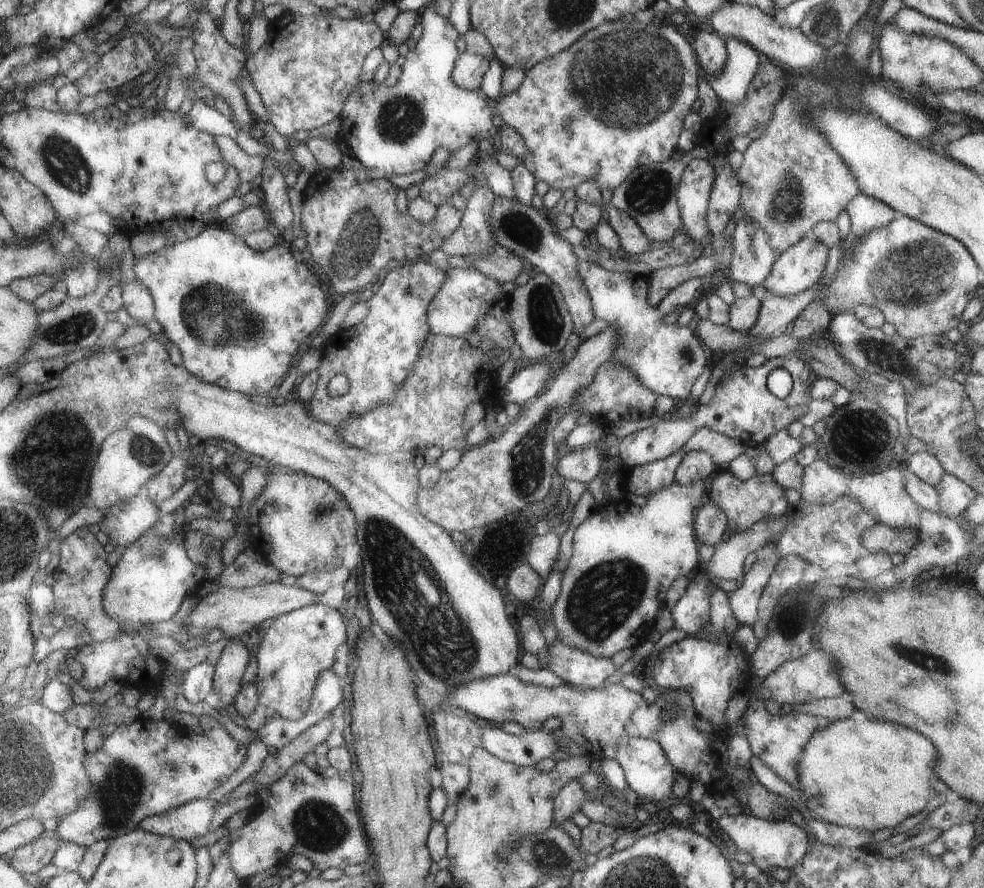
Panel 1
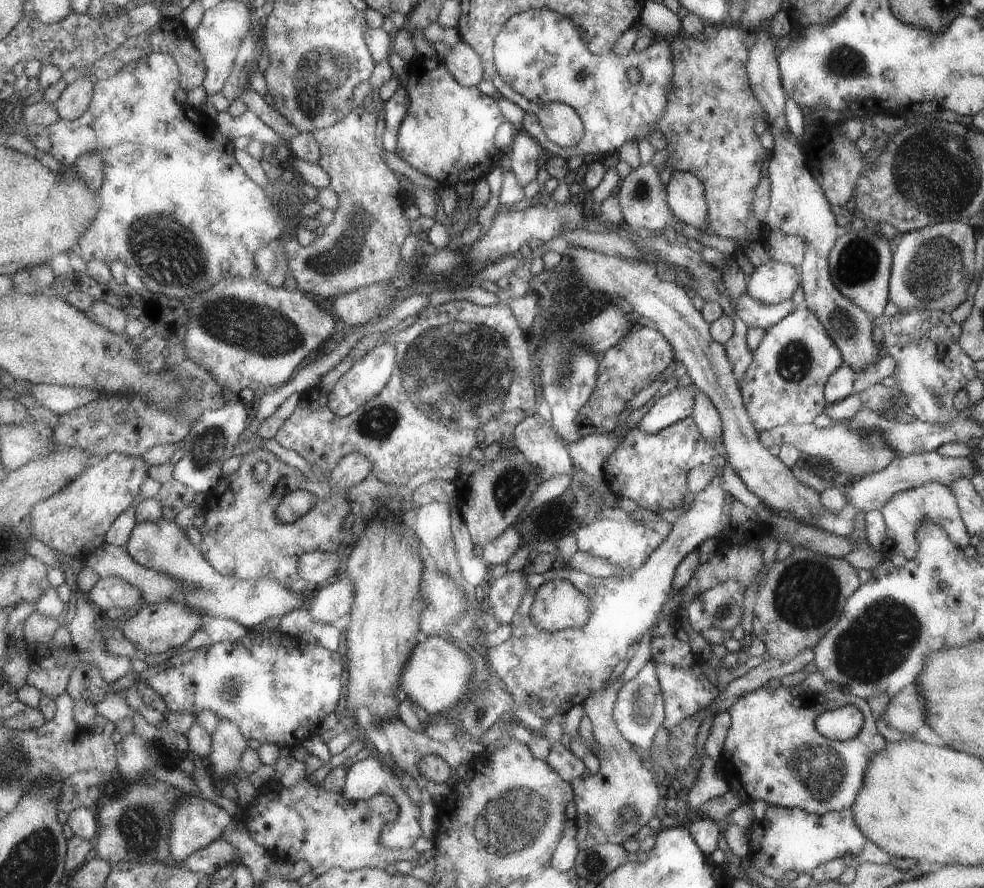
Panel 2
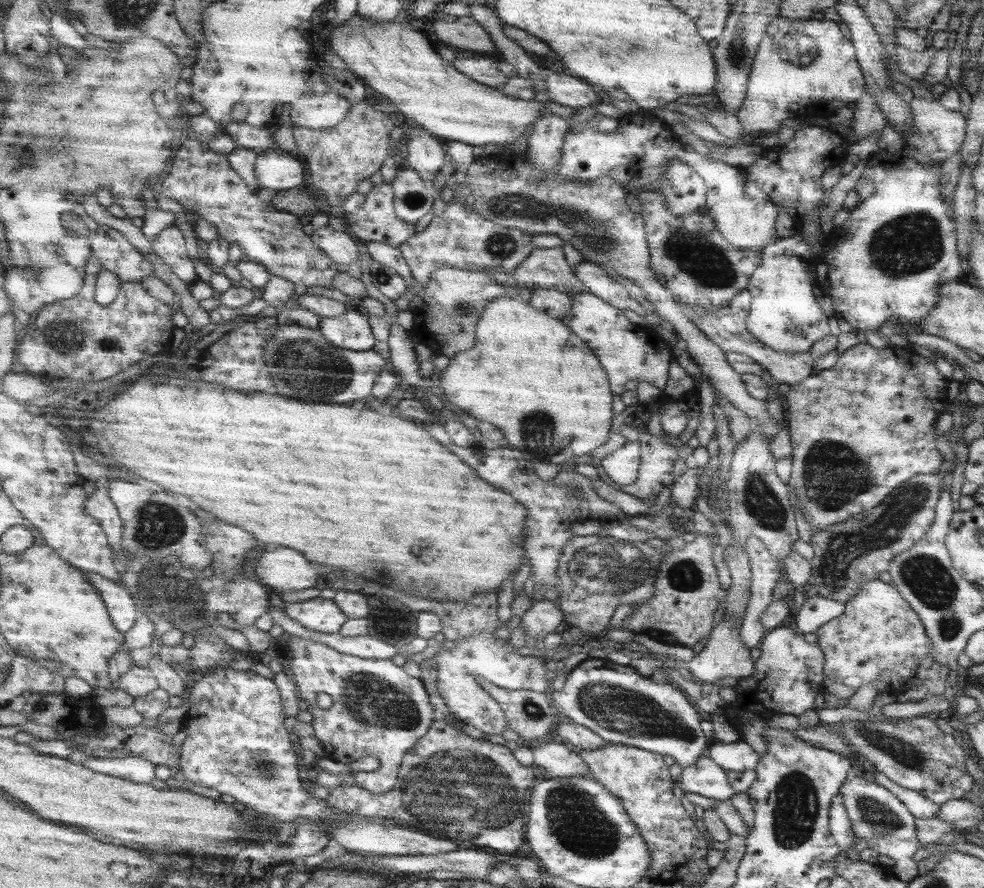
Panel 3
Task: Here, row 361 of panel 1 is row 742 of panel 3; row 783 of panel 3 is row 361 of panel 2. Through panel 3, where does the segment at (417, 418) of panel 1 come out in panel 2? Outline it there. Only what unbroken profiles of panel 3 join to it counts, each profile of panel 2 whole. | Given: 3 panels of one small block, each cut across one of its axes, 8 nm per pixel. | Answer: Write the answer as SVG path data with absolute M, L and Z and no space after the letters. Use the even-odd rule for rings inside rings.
M451 300L451 302L447 302L447 304L439 304L439 306L435 306L435 308L427 308L423 314L417 316L415 324L411 324L411 326L405 328L405 330L399 330L399 332L397 332L397 330L389 330L387 342L397 346L397 370L395 370L393 380L387 384L387 388L381 392L381 396L373 398L371 402L367 402L365 406L361 406L357 412L353 412L353 414L349 414L349 416L343 418L343 416L339 416L339 414L335 414L335 412L331 410L331 406L329 406L329 394L337 388L337 382L341 382L341 378L347 374L347 370L351 370L351 368L363 358L363 354L369 354L369 352L373 350L373 338L377 338L377 336L379 336L379 334L373 334L373 336L365 338L365 340L353 350L351 356L347 356L339 366L335 366L331 372L327 372L327 374L323 376L323 382L319 382L319 386L315 386L315 388L311 388L309 392L305 392L305 396L301 398L299 410L293 412L293 416L281 426L281 430L279 430L277 438L275 438L275 440L279 442L279 446L283 446L283 448L287 448L287 450L291 448L291 450L299 452L299 456L303 456L303 458L313 466L313 470L315 470L317 474L329 474L329 472L333 472L333 470L339 466L339 462L341 462L343 458L347 458L349 454L363 454L363 456L367 456L367 458L373 462L373 472L371 472L369 478L377 478L377 480L383 482L383 484L405 486L405 484L409 482L409 478L413 478L415 472L421 470L421 468L429 468L429 470L439 470L439 468L445 468L445 466L457 468L465 458L469 458L469 454L471 454L475 448L485 450L485 448L491 446L493 442L501 442L503 448L505 448L505 446L515 446L515 440L513 440L515 428L517 428L523 420L535 416L535 404L539 404L539 398L537 398L537 394L539 394L539 382L537 382L537 380L539 380L539 366L537 366L537 356L535 356L535 344L529 344L529 342L527 342L529 338L527 338L527 334L523 332L523 328L519 326L519 322L517 322L517 318L515 318L515 312L513 312L513 308L511 308L511 302L501 302L501 300L499 300L499 302L493 304L493 306L477 306L477 304L471 304L471 302L465 302L465 300L461 300L461 302Z

